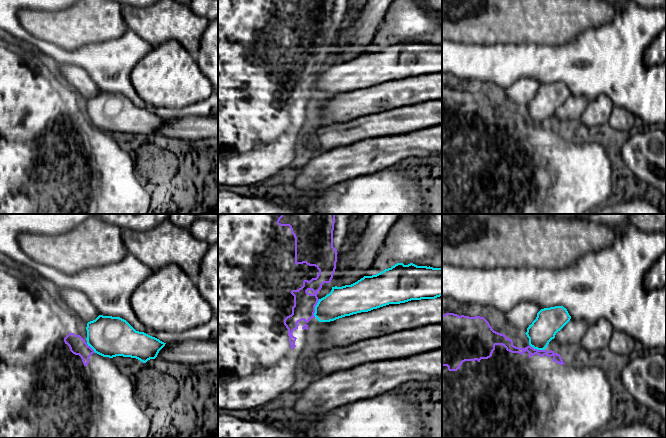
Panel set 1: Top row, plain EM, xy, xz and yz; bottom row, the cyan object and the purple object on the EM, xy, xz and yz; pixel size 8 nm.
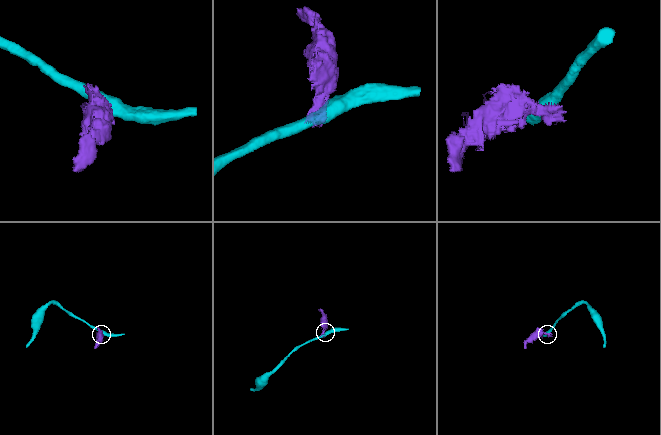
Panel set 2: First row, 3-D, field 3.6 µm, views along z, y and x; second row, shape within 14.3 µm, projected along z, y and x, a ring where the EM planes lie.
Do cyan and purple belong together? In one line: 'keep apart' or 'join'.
keep apart

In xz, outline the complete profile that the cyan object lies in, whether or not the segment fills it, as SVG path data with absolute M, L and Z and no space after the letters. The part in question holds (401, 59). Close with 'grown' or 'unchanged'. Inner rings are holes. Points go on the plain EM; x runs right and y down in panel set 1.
M397 39L351 61L332 63L329 70L319 75L314 92L319 98L330 98L389 80L440 72L442 44Z; unchanged

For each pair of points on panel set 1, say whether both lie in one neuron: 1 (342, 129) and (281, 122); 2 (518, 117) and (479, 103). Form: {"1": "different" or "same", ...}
{"1": "different", "2": "same"}

